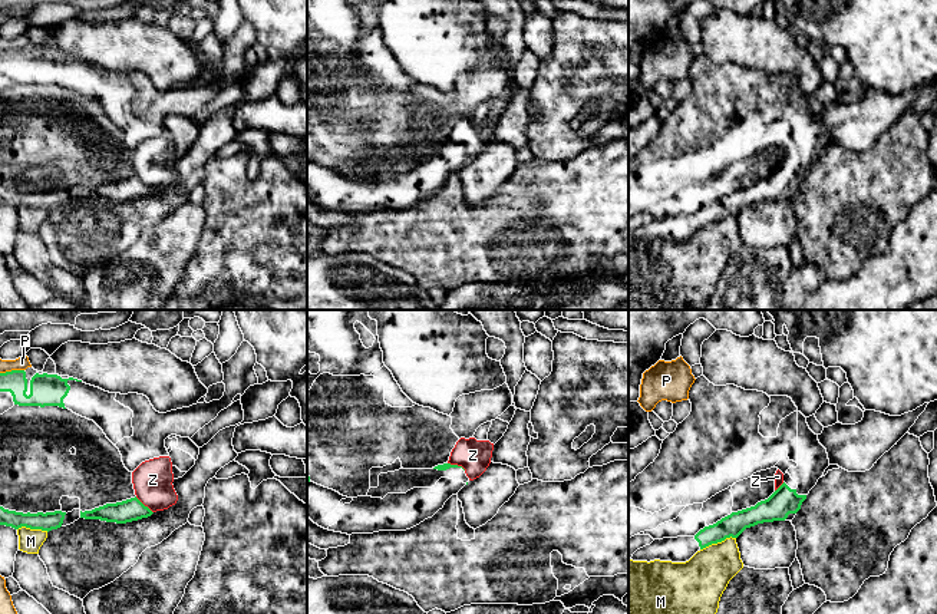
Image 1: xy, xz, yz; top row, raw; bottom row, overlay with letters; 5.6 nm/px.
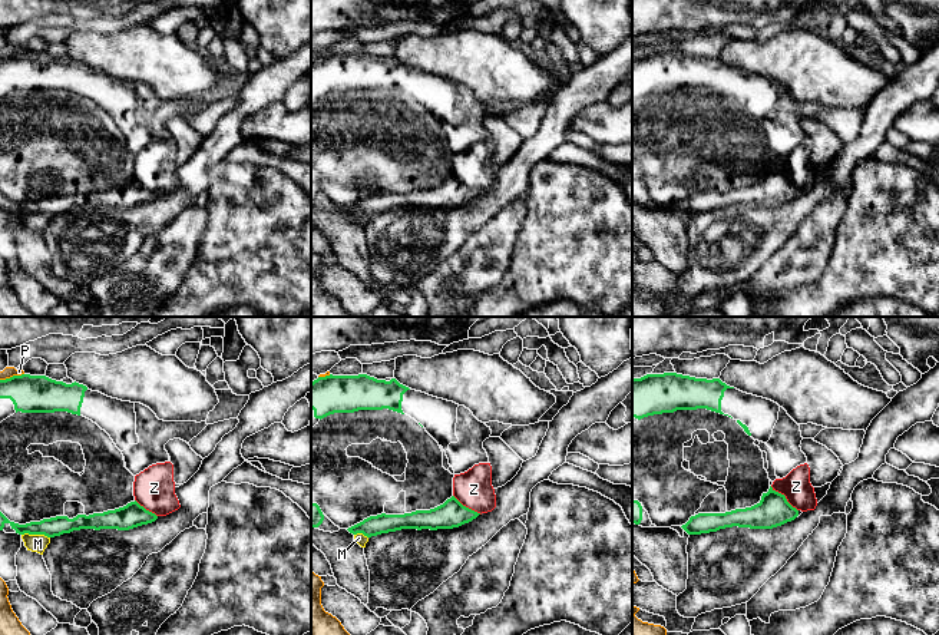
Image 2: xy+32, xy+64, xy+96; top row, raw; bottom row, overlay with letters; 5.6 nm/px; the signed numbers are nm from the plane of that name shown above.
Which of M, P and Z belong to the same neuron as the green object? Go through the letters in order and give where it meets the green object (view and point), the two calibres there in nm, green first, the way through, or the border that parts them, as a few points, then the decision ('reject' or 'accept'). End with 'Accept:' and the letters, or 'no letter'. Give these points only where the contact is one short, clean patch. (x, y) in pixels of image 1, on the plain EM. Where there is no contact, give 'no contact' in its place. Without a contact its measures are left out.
M: yz (718, 220) | 130/280 nm | reject
P: xy (12, 49) | 180/80 nm | along xy (23, 48), (0, 52) | reject
Z: xy (142, 182) | 130/220 nm | accept
Accept: Z

